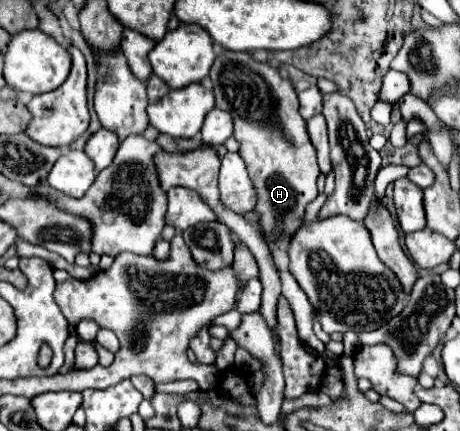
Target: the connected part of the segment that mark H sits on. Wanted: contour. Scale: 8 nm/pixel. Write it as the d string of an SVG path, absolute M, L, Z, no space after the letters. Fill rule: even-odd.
M224 51L214 61L210 79L214 81L216 107L228 111L234 119L234 137L240 143L238 153L256 189L252 213L258 215L260 233L270 249L288 251L294 233L304 225L308 203L318 195L316 179L320 175L316 149L308 139L306 121L298 113L294 87L276 67L234 51Z

